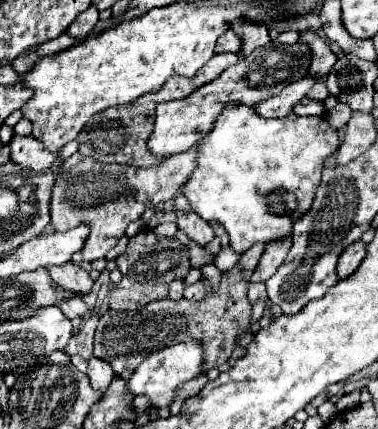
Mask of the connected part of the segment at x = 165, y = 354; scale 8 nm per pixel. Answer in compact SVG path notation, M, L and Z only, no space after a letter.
M187 339L183 343L177 343L177 345L171 345L171 347L165 347L157 353L151 353L145 357L145 361L137 367L137 371L131 375L127 387L133 395L145 395L151 399L153 407L169 407L171 401L173 401L173 395L175 395L175 389L197 377L201 373L201 365L203 365L203 345L193 341L193 339Z

